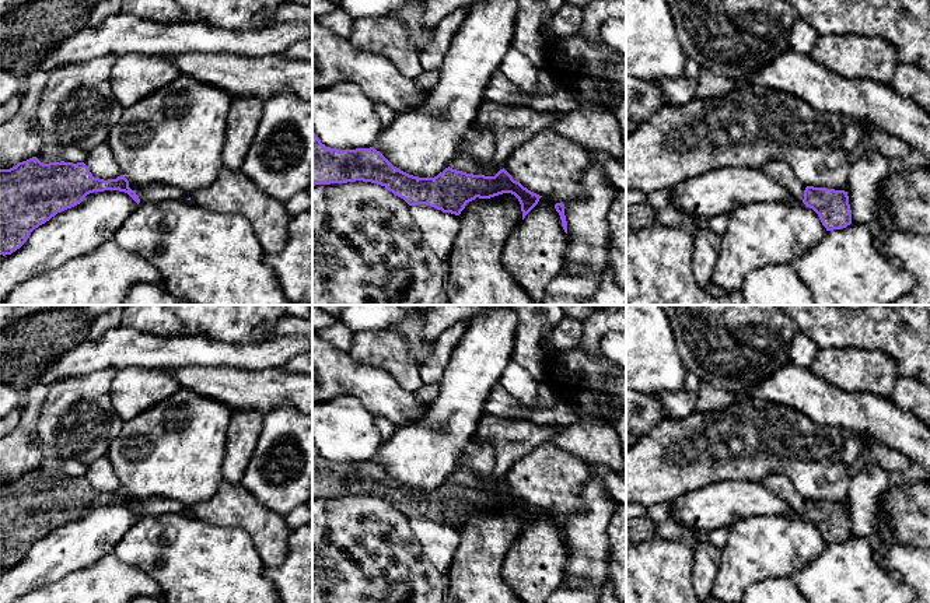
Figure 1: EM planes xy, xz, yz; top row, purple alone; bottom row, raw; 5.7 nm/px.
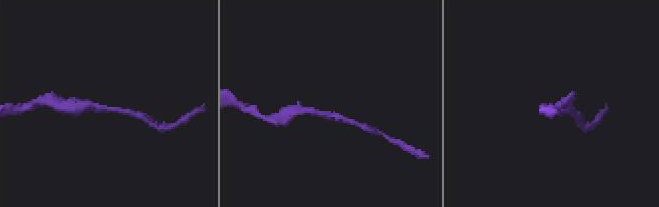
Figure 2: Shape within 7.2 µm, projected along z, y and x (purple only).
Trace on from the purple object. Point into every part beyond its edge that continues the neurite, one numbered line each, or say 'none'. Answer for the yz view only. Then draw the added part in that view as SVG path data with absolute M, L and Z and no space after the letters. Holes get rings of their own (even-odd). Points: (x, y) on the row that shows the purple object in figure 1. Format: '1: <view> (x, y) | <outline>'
none

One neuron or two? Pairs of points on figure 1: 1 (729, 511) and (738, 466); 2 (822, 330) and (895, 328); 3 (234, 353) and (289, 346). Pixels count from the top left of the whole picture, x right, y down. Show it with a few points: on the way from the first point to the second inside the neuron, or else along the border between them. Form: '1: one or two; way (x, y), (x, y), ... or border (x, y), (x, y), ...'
1: two; border (761, 481), (722, 480), (703, 487)
2: one; way (841, 329), (877, 329)
3: one; way (248, 353), (275, 353)

